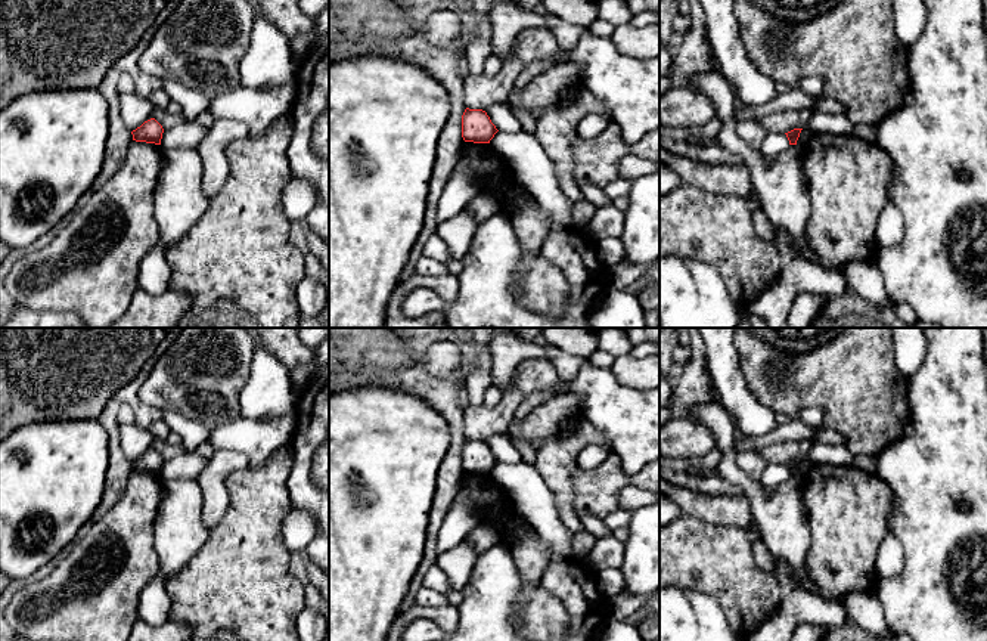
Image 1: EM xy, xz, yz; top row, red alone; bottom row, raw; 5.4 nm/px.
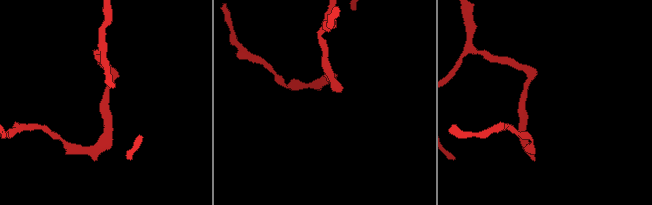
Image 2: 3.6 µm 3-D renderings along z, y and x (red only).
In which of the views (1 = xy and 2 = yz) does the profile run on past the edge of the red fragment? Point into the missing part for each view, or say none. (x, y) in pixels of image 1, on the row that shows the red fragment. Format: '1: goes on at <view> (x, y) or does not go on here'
1: does not go on here
2: does not go on here

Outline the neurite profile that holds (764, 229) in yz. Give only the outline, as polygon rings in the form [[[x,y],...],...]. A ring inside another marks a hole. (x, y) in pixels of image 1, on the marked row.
[[[761,210],[754,211],[755,232],[760,238],[773,242],[775,227]]]

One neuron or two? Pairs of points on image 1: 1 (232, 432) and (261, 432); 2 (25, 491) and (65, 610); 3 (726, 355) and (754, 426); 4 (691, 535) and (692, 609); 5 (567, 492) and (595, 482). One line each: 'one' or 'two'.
1: one
2: two
3: one
4: two
5: two

